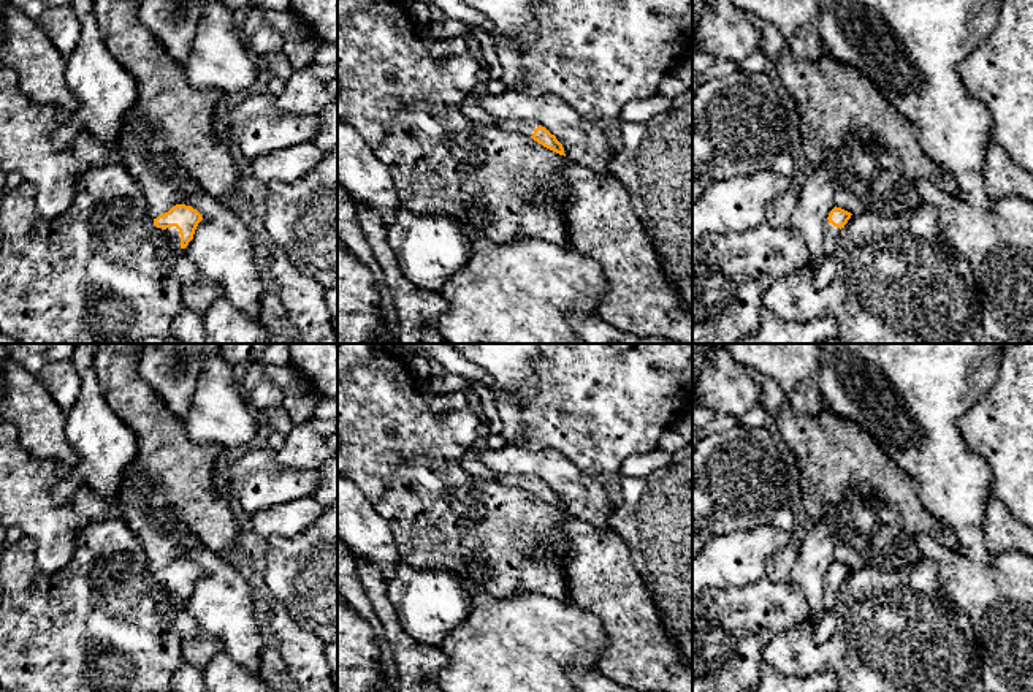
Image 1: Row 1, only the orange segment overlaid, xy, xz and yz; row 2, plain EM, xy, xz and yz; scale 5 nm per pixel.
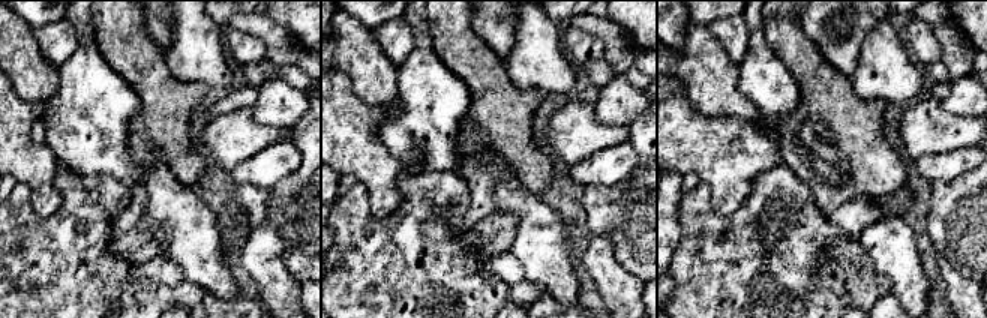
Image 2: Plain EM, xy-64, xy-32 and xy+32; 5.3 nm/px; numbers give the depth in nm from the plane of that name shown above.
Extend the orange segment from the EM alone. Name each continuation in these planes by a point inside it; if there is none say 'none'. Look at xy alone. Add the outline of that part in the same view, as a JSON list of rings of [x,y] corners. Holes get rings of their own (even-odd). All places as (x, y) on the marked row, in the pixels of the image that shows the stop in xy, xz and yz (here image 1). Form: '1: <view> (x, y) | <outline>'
1: xy (173, 235) | [[[171,226],[171,228],[166,228],[163,231],[168,236],[173,249],[181,249],[181,234],[179,234],[179,230],[176,226]]]

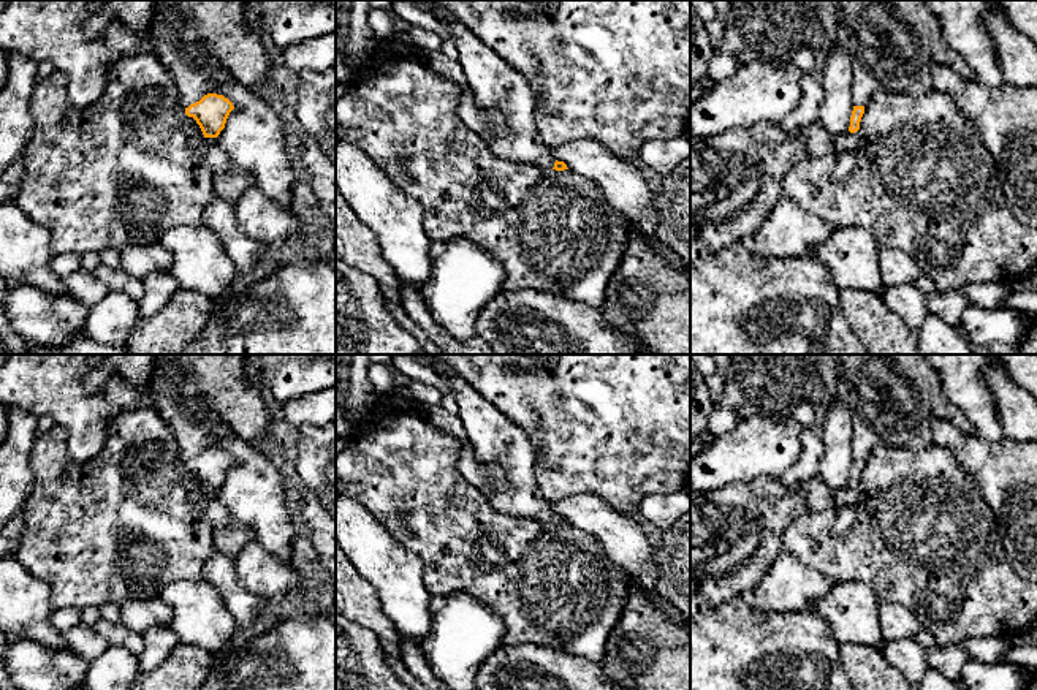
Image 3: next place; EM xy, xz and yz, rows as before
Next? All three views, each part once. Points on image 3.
1: yz (844, 143) | [[[849,130],[844,135],[833,136],[833,152],[839,155],[841,152],[855,152],[860,139],[860,131],[850,133]]]

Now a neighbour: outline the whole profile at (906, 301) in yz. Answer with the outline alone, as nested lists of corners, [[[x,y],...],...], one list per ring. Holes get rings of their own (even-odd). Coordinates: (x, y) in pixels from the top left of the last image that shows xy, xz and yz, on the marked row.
[[[912,283],[885,286],[879,298],[912,329],[918,329],[928,315],[925,293]]]

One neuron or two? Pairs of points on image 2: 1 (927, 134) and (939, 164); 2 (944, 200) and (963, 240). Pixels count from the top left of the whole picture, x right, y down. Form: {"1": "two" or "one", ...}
{"1": "two", "2": "one"}

